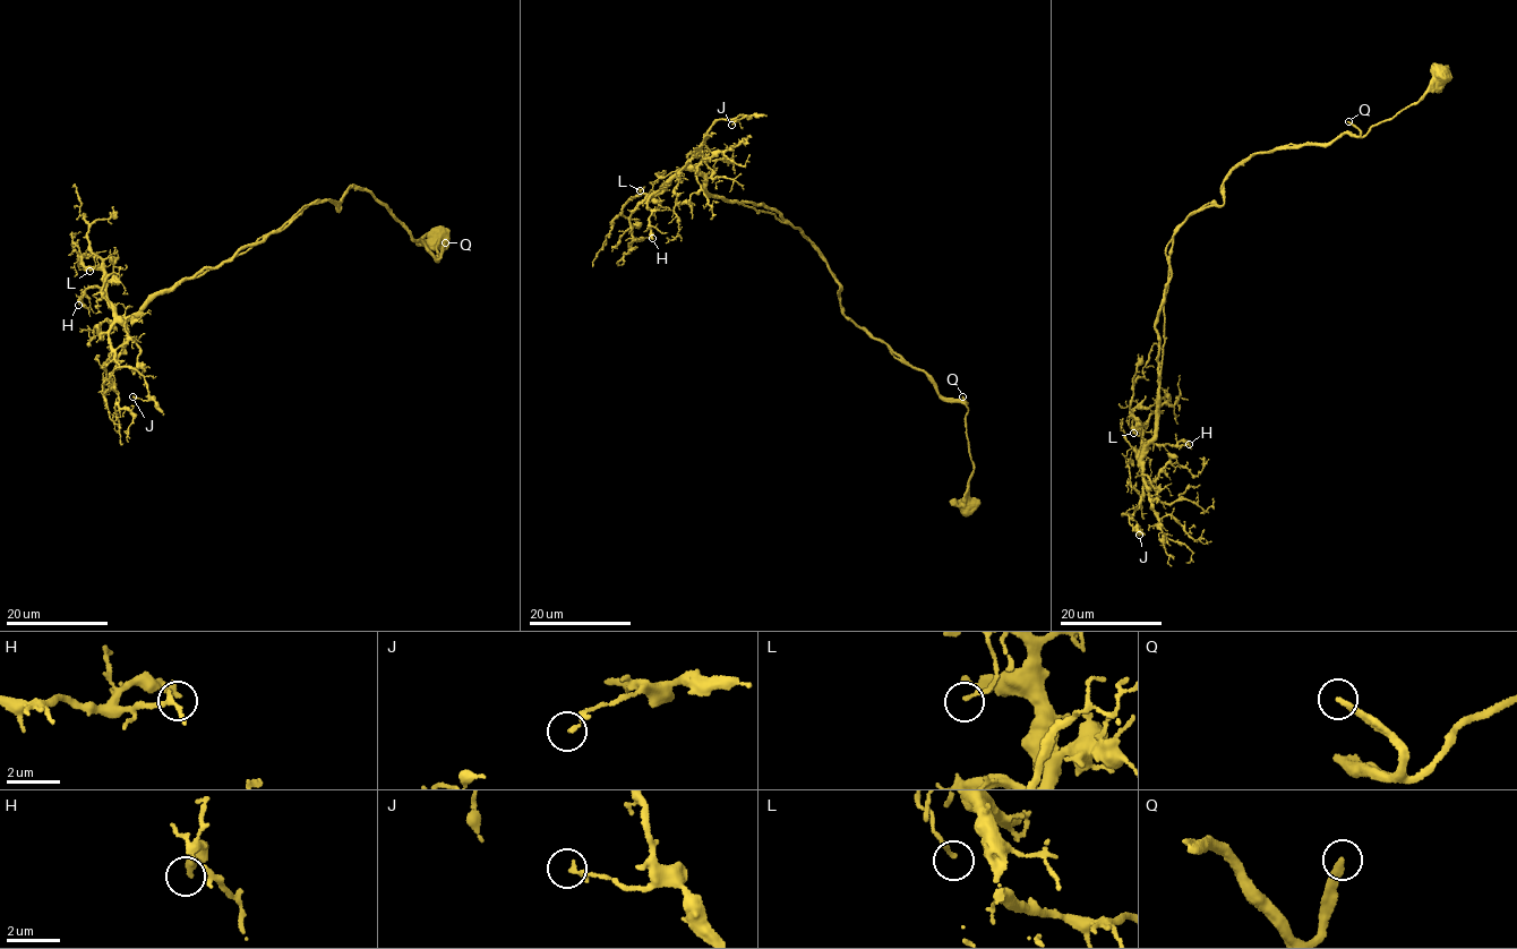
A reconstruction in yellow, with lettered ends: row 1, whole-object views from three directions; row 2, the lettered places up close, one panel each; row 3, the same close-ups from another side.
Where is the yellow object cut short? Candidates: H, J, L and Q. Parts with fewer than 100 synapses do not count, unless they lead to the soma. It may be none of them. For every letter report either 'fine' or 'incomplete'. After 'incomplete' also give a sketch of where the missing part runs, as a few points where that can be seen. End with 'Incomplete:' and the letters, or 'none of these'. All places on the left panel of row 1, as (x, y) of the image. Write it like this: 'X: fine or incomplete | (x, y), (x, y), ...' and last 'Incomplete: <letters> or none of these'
H: fine
J: fine
L: fine
Q: incomplete
Incomplete: Q

